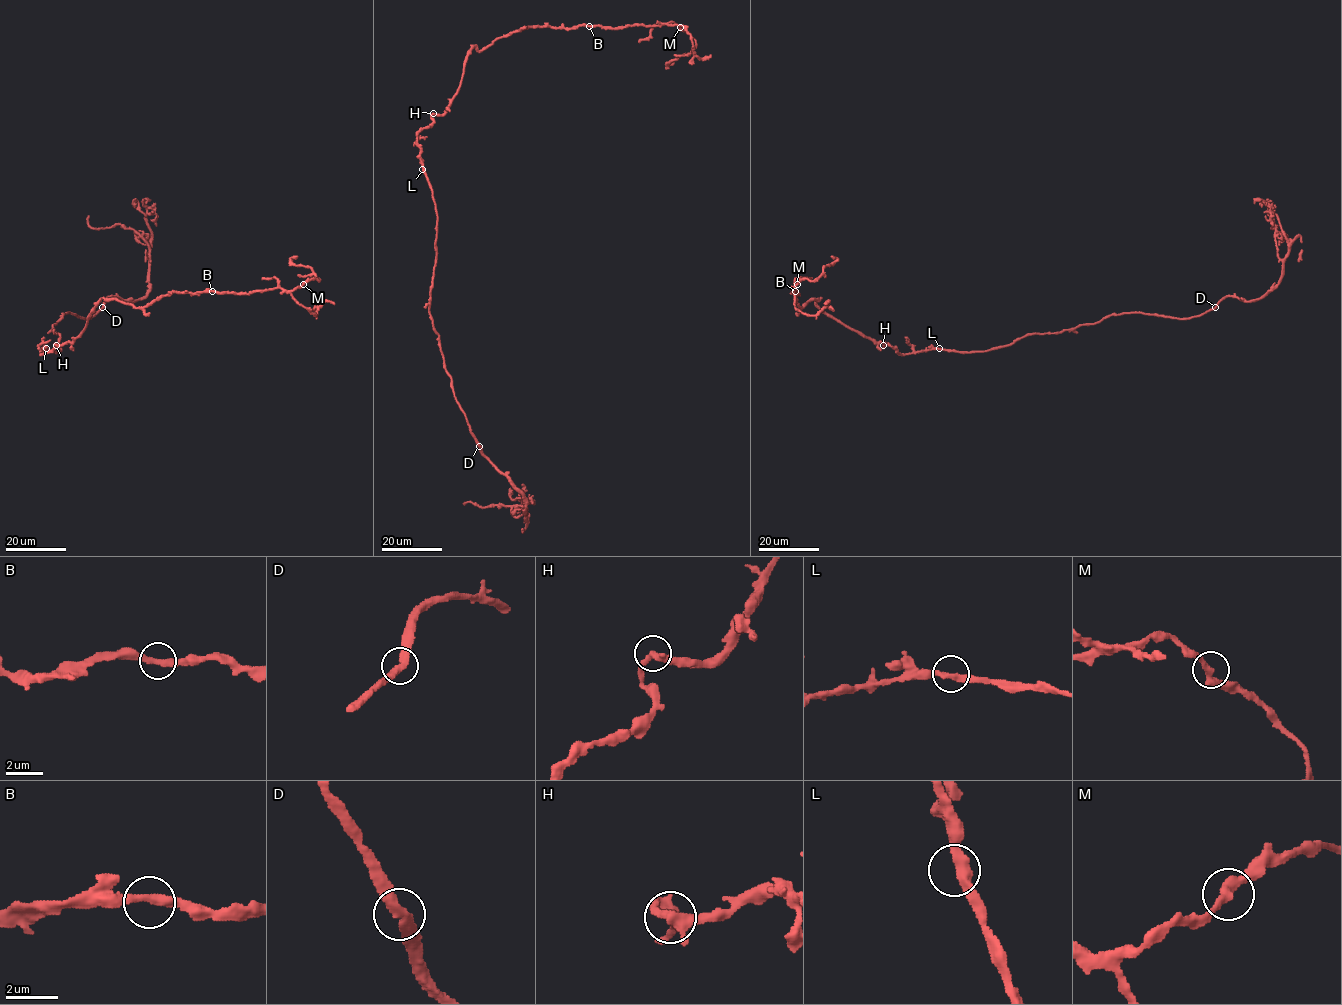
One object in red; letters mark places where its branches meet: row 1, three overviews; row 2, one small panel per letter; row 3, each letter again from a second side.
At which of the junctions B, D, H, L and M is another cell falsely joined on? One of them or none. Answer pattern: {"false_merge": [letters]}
{"false_merge": []}

